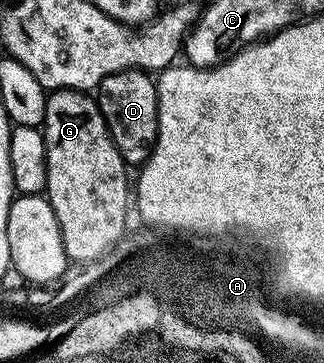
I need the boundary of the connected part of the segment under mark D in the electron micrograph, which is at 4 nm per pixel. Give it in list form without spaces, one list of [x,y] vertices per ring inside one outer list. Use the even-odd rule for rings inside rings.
[[[143,70],[114,72],[99,83],[97,99],[123,163],[128,166],[146,164],[151,151],[155,149],[159,133],[159,93],[156,81]]]

